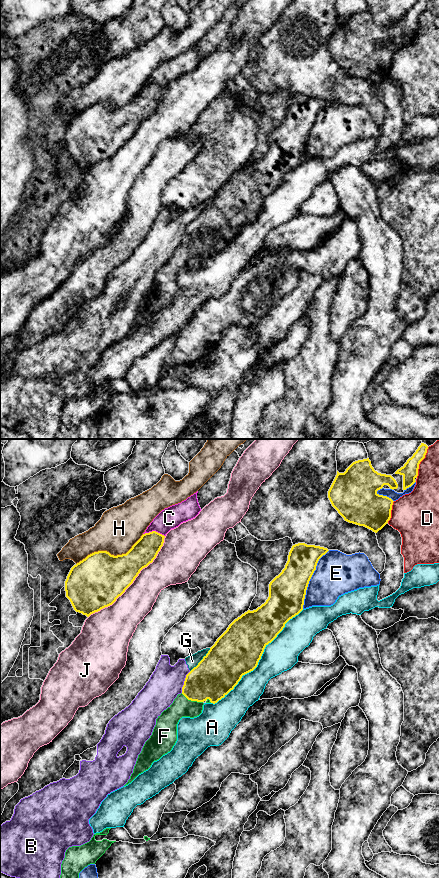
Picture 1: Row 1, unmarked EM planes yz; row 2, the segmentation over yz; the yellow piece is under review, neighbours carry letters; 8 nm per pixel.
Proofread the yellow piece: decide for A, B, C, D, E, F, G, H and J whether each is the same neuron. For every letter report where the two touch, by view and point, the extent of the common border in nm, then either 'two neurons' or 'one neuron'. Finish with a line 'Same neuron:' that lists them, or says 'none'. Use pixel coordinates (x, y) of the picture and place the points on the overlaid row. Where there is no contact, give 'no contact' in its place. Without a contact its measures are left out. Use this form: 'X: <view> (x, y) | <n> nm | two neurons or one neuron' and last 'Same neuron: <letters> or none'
A: yz (259, 659) | 1050 nm | two neurons
B: yz (184, 682) | 190 nm | two neurons
C: yz (154, 531) | 180 nm | two neurons
D: yz (420, 461) | 260 nm | two neurons
E: yz (310, 578) | 500 nm | two neurons
F: yz (192, 700) | 190 nm | one neuron
G: yz (201, 660) | 260 nm | two neurons
H: yz (110, 554) | 600 nm | two neurons
J: yz (133, 580) | 900 nm | two neurons
Same neuron: F

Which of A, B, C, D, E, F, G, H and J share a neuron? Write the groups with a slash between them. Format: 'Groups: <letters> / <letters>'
Groups: A / B G / C / D / E / F / H / J

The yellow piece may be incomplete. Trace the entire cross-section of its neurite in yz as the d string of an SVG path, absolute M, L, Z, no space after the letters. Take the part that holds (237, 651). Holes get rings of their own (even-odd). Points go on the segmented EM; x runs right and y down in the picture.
M305 543L292 546L285 568L269 584L269 597L266 602L256 610L248 610L235 619L198 665L186 675L182 693L178 694L173 703L156 719L152 735L145 742L133 773L124 786L148 770L154 761L172 750L177 741L177 724L182 717L199 716L202 713L204 701L217 703L234 689L243 675L257 667L265 647L277 637L290 619L303 610L309 581L319 559L328 551L327 548Z

